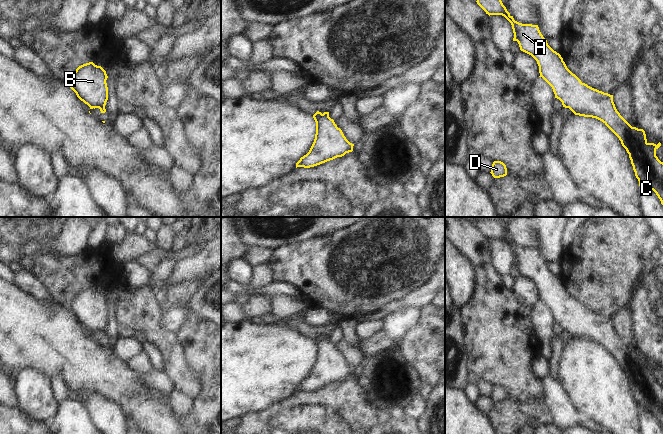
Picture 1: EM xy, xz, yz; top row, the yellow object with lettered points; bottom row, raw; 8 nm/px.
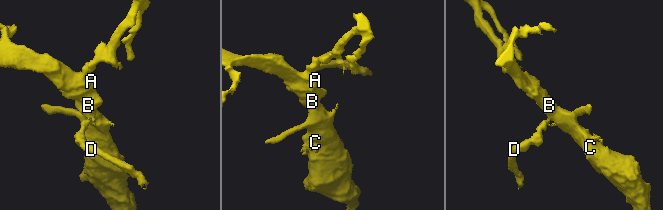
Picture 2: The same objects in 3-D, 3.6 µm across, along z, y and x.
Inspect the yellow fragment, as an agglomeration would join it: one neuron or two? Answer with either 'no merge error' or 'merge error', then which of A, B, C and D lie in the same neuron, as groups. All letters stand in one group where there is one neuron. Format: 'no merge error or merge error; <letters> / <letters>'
merge error; A B C / D

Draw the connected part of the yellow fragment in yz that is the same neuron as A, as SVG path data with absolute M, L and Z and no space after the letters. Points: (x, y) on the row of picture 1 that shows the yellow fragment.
M477 0L476 2L489 16L502 15L511 23L514 33L513 41L518 42L521 51L531 55L537 61L539 77L542 77L552 87L555 98L562 102L563 107L569 108L575 115L592 117L602 121L619 138L622 146L629 154L640 188L653 190L663 205L663 162L656 156L656 150L661 146L661 143L659 142L657 145L648 143L645 131L632 127L617 111L613 102L613 95L582 83L567 68L561 55L548 45L538 25L522 24L515 21L501 0Z

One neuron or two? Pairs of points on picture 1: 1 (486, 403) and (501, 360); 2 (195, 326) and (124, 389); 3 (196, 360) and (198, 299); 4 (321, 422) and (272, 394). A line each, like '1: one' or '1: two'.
1: two
2: two
3: two
4: two

